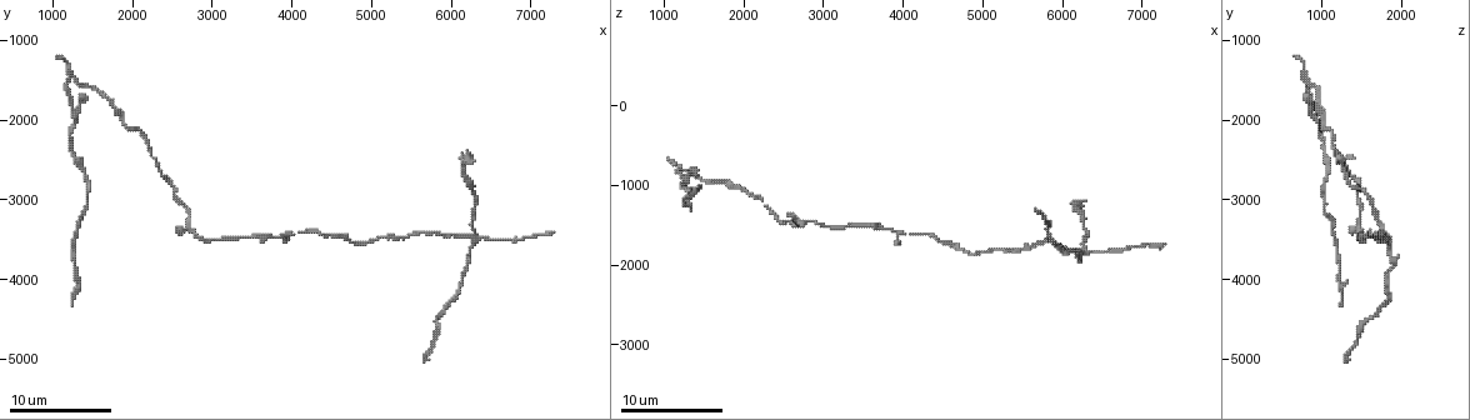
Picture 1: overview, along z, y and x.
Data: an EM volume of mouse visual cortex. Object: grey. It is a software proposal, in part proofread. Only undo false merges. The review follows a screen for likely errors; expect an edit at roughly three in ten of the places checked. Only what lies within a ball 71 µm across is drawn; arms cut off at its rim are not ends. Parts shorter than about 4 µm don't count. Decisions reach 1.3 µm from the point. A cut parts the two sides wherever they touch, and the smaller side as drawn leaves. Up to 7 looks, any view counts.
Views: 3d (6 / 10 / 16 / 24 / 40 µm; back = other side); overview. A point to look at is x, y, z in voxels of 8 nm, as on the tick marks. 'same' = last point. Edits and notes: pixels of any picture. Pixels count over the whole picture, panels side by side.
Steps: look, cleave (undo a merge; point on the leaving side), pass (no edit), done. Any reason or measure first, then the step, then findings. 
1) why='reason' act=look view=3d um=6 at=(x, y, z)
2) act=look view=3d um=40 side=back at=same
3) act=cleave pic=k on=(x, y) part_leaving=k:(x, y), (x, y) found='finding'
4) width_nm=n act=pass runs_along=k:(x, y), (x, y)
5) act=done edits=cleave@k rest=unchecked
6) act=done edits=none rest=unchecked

act=look view=3d um=10 at=(3850, 3450, 1500)

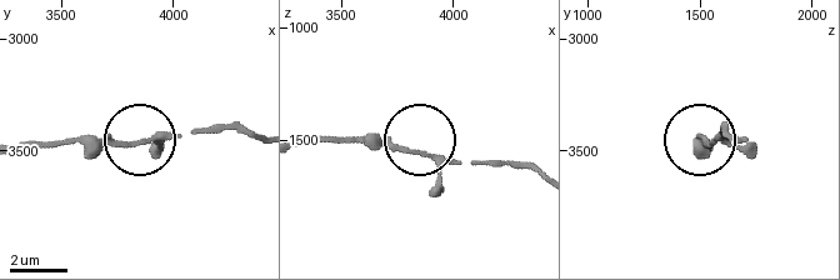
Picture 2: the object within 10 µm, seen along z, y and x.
why='closer look' act=look view=3d um=6 at=(3830, 3470, 1550)

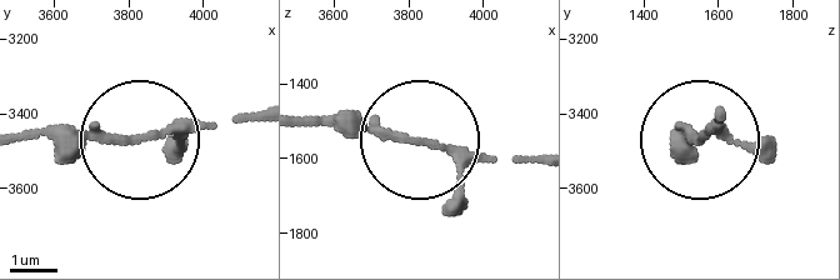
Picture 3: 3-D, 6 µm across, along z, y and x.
arms=3 act=pass runs_along=3:(301, 126), (373, 126), (529, 161) found='all the same neuron'

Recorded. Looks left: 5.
act=look view=3d um=10 at=(5500, 3450, 1850)

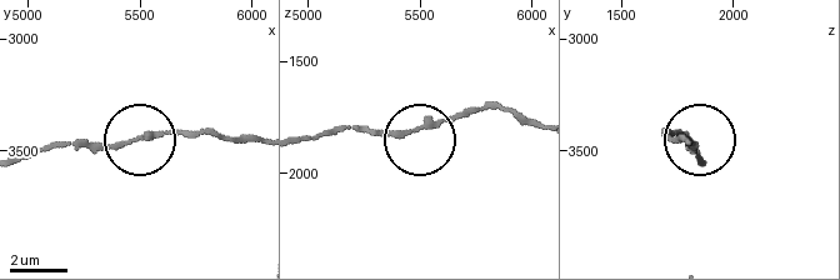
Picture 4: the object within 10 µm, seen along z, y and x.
act=pass runs_along=4:(24, 154), (215, 130) found='continuous, no second neuron'

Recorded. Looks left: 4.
why='looks like a crossing' act=look view=3d um=10 at=(6300, 3450, 1800)

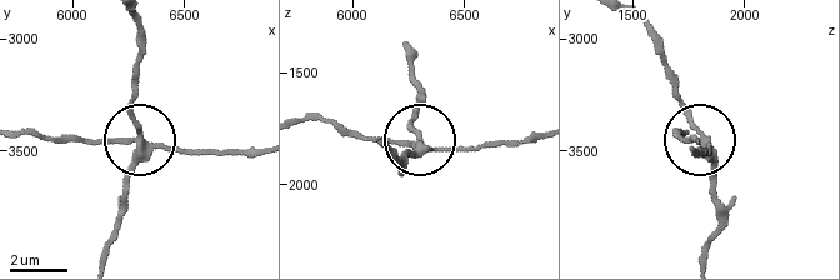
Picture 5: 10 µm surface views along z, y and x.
side_arm_um=11 act=cleave pic=5 on=(126, 110) part_leaving=5:(146, 146), (128, 180), (125, 209), (103, 259) found='a second neuron is stuck on'

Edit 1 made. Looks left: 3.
act=look view=overview

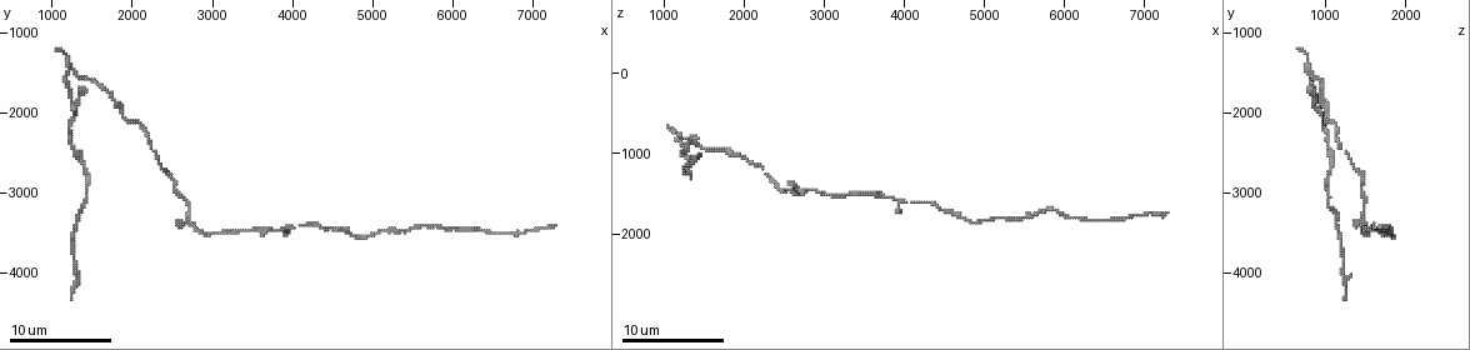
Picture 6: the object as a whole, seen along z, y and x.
why='sharp bend' act=look view=3d um=10 at=(1250, 1500, 750)

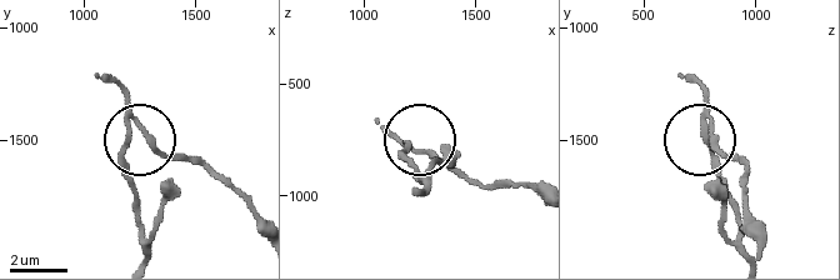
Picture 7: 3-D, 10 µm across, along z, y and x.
arms=3 act=cleave pic=7 on=(121, 164) part_leaving=7:(126, 125), (130, 136), (124, 165), (138, 201), (145, 259) found='two neurons meet here'

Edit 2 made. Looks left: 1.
act=done edits=cleave@5,cleave@7 rest=unchecked

